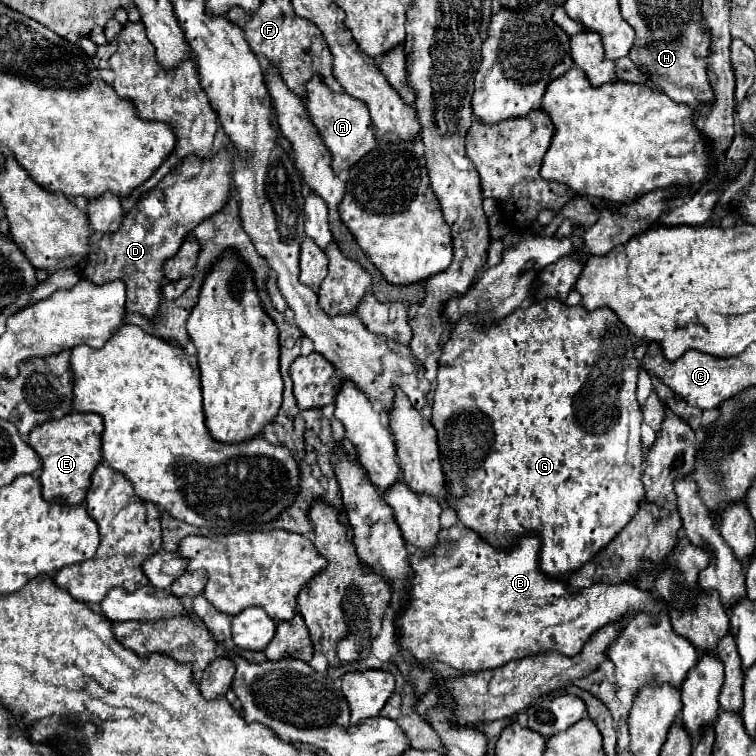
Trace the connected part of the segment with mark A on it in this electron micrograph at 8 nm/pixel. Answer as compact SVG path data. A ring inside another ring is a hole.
M317 74L313 76L313 80L309 80L305 84L305 90L307 90L305 106L309 110L313 124L317 126L323 142L325 142L325 146L329 148L329 152L333 156L333 170L335 172L341 172L341 170L353 166L357 160L361 160L367 152L371 152L377 146L375 130L373 130L365 102L349 96L347 92L333 92L323 82L323 78L319 78Z

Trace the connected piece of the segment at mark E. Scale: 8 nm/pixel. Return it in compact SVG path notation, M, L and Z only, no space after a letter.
M67 414L61 420L49 420L29 434L27 444L41 456L43 472L39 476L43 496L47 500L65 500L83 504L91 486L91 472L101 462L101 432L103 418L99 414Z

